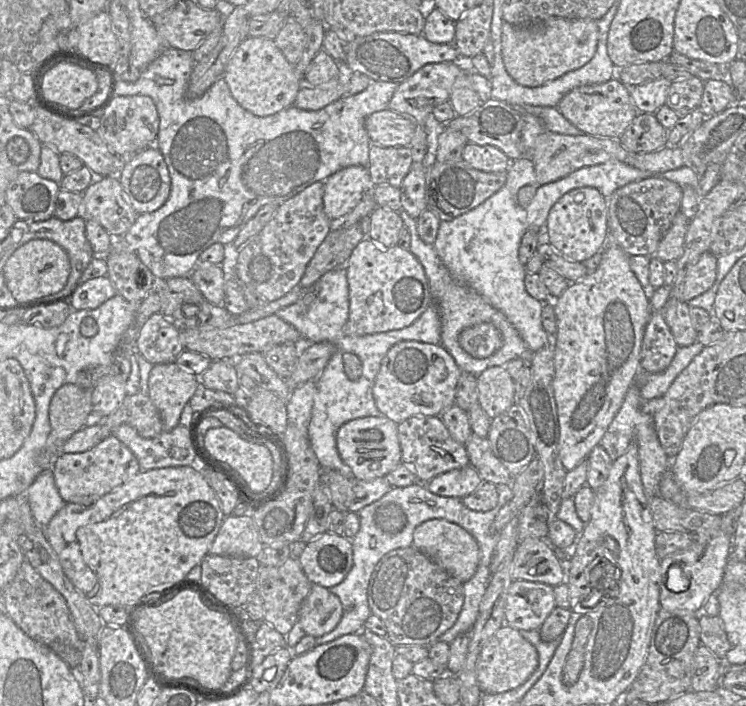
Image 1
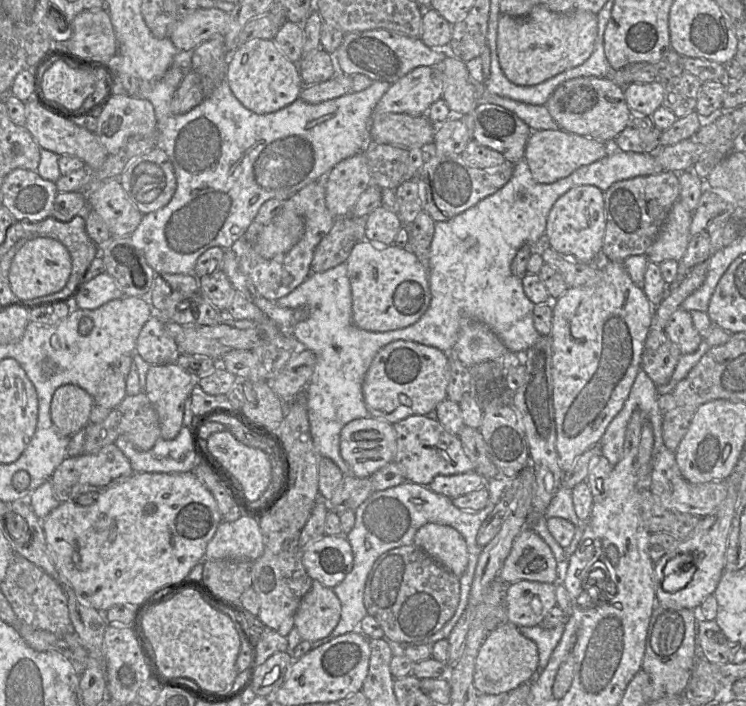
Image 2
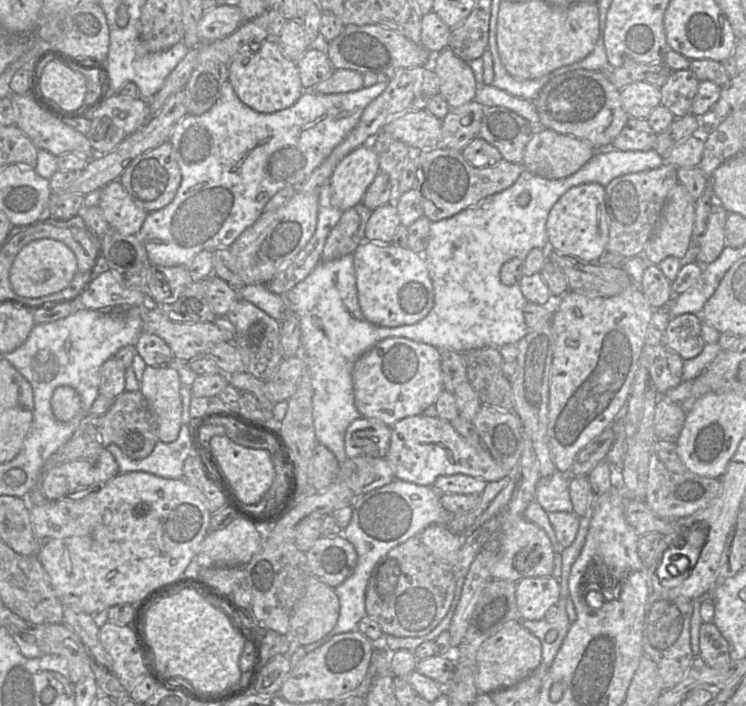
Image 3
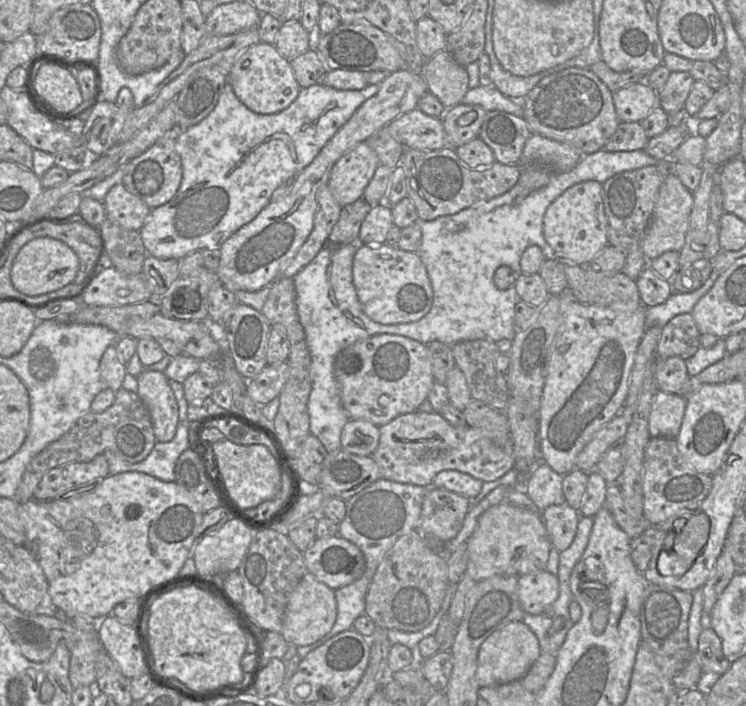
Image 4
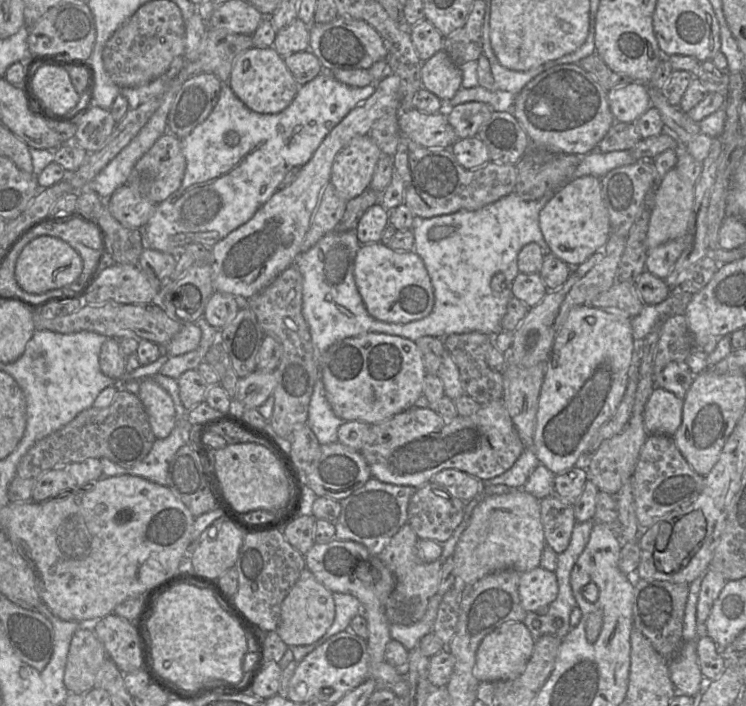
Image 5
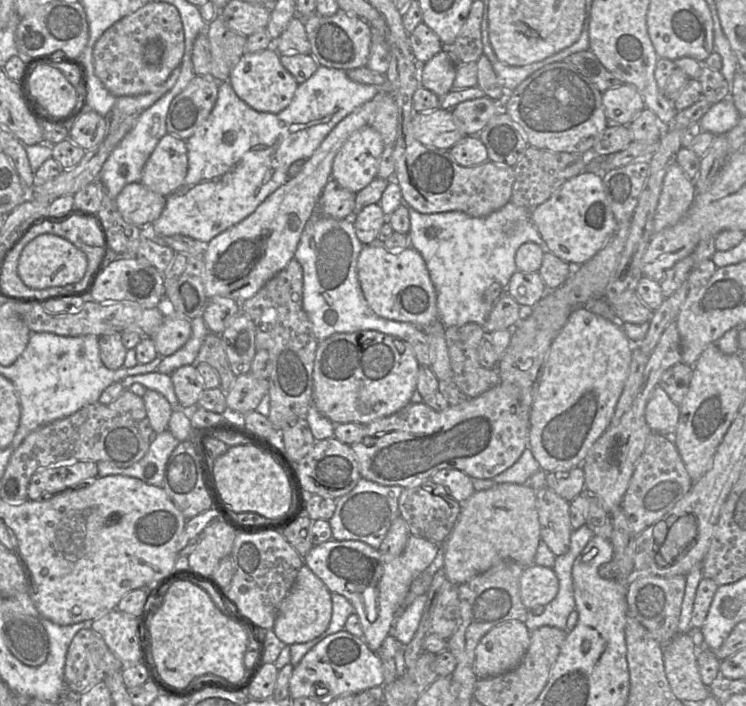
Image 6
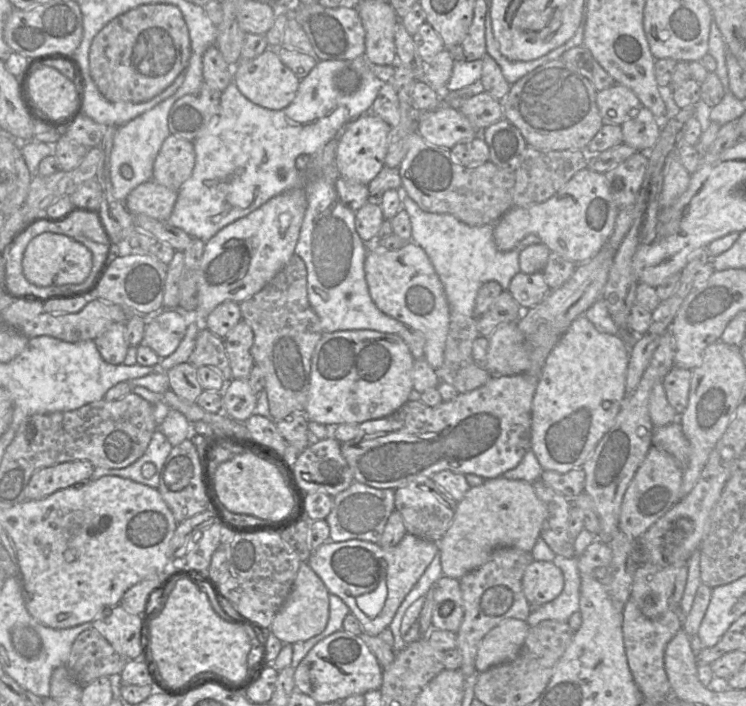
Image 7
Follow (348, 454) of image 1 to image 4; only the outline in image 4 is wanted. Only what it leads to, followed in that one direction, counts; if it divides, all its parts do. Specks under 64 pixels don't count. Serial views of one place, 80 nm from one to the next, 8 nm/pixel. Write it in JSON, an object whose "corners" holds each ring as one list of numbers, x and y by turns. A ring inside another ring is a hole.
{"corners":[[349,420,341,433,342,448,358,456,370,456,378,447,379,427,367,420]]}

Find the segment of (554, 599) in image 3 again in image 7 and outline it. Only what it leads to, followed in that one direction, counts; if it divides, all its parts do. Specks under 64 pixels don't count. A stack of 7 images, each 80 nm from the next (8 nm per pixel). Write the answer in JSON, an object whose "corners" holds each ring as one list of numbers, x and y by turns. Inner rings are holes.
{"corners":[[533,560,525,569,522,590,529,604,545,604,562,591,564,577,553,561]]}

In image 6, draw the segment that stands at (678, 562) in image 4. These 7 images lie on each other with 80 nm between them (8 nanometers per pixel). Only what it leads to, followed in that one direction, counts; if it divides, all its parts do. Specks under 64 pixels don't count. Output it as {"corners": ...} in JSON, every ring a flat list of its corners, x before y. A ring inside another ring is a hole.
{"corners":[[687,514,683,515,676,520,676,522,670,527,668,534,660,547,659,554,666,564,671,565,675,561,678,561,687,551,687,547,694,543,698,534,698,521,695,515]]}

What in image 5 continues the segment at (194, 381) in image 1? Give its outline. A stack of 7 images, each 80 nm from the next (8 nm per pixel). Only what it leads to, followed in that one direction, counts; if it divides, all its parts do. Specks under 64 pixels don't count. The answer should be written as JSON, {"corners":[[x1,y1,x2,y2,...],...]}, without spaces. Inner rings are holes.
{"corners":[[149,377,140,381,138,396,146,410,155,437,168,437,177,423,177,412,170,394]]}

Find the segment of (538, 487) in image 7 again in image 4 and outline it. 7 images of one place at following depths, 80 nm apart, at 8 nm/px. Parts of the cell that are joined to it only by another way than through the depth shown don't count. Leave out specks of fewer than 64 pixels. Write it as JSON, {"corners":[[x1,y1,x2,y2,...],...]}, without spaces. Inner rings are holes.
{"corners":[[567,503,550,505,542,511,542,521,551,545,559,552,566,550,576,535,580,514]]}

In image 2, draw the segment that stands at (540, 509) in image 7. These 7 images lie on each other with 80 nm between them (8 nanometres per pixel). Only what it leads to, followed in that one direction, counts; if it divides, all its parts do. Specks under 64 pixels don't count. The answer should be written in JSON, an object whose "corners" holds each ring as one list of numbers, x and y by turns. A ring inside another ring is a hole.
{"corners":[[525,527,514,539,498,577,510,584,520,580,556,584,561,582,561,568,548,544]]}

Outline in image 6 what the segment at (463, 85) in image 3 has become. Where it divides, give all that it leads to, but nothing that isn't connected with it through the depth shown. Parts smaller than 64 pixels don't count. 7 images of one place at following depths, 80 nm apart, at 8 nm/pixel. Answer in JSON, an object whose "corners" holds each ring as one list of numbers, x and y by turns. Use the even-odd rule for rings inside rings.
{"corners":[[443,50,426,63,418,62,421,67,420,85,439,97,453,89,457,67]]}

